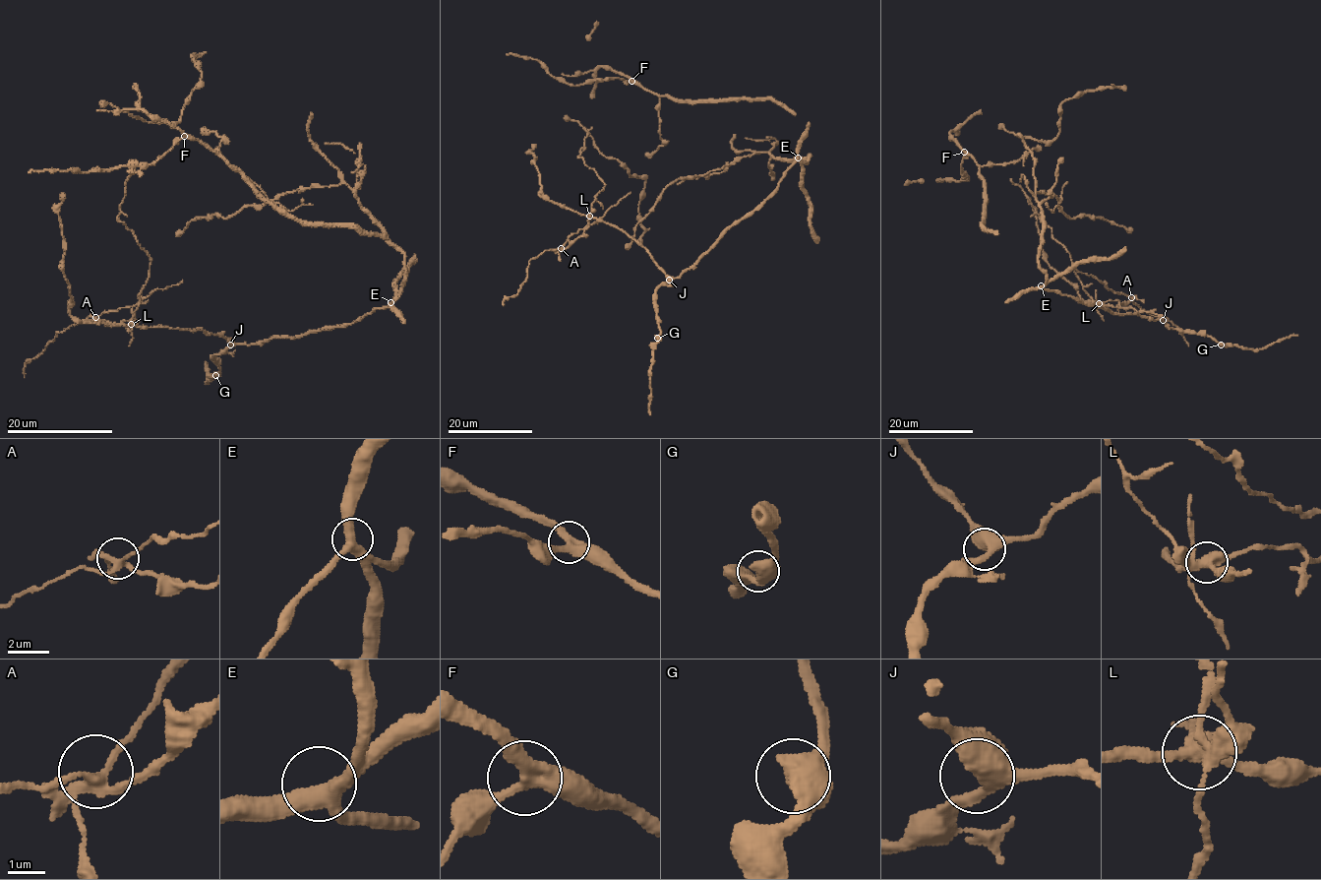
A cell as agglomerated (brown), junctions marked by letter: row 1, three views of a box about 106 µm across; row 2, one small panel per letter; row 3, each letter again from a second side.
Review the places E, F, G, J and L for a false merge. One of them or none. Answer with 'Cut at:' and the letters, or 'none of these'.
Cut at: L

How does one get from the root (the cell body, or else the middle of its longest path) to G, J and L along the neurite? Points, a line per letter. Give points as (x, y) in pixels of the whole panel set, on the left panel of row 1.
G: (297, 338), (270, 338), (250, 345), (232, 345), (213, 356), (219, 368), (215, 375)
J: (297, 338), (270, 338), (250, 345), (230, 345)
L: (297, 338), (270, 338), (240, 345), (202, 330), (131, 325)

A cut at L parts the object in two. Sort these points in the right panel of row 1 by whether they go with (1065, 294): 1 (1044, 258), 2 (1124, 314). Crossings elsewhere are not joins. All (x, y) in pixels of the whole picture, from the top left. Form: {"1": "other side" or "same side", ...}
{"1": "same side", "2": "same side"}

